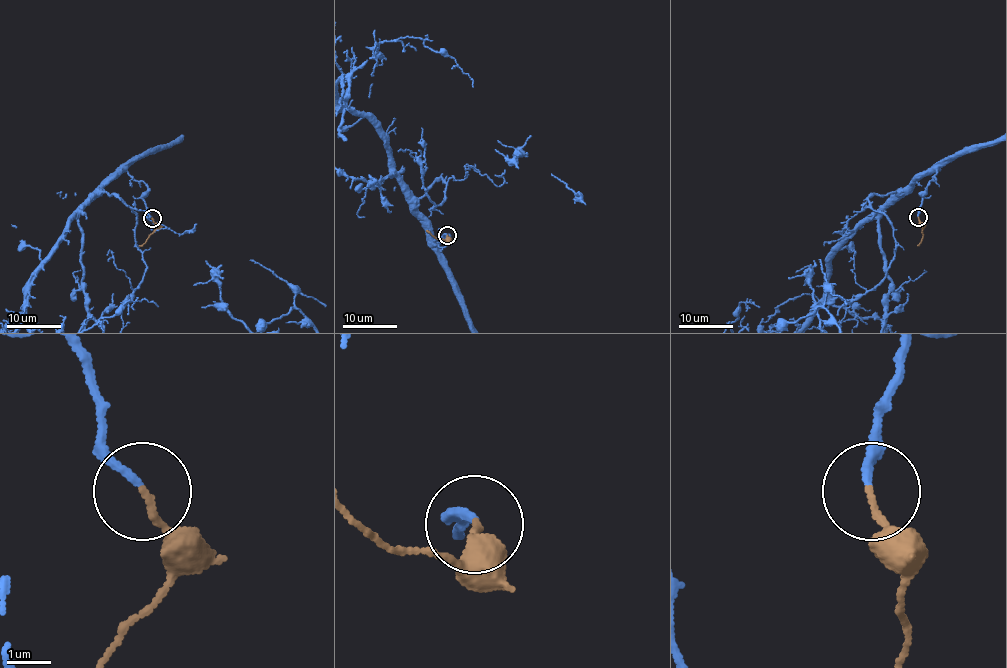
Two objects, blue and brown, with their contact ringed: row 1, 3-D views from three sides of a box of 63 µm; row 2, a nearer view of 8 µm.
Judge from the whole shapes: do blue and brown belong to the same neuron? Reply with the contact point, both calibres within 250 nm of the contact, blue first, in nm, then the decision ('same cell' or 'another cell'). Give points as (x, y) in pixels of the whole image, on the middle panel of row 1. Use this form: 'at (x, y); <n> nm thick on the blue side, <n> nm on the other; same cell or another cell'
at (447, 235); 180 nm thick on the blue side, 170 nm on the other; same cell

